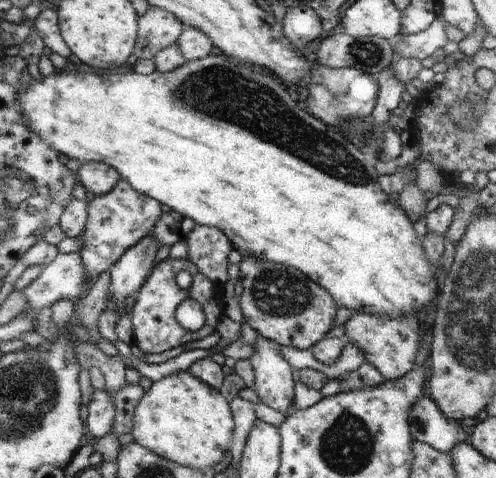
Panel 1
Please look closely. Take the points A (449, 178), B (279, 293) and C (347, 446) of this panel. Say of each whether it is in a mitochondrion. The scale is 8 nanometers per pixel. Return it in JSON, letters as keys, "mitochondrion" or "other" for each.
{"A":"other","B":"mitochondrion","C":"mitochondrion"}

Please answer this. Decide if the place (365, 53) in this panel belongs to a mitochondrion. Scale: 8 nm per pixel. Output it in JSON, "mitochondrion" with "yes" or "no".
{"mitochondrion":"yes"}

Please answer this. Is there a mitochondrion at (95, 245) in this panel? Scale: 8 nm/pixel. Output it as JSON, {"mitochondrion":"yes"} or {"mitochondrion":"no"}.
{"mitochondrion":"no"}

